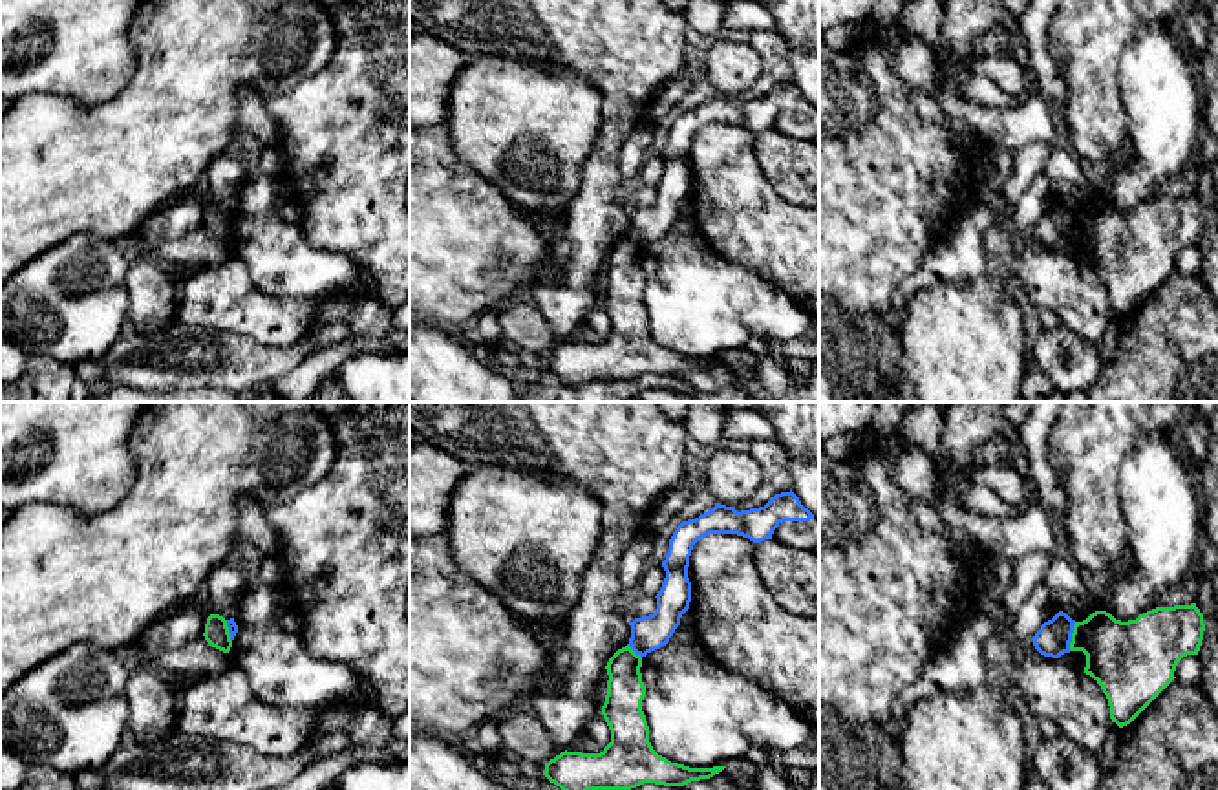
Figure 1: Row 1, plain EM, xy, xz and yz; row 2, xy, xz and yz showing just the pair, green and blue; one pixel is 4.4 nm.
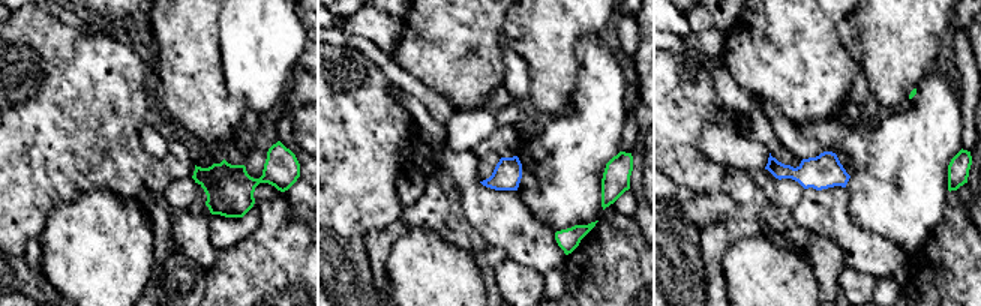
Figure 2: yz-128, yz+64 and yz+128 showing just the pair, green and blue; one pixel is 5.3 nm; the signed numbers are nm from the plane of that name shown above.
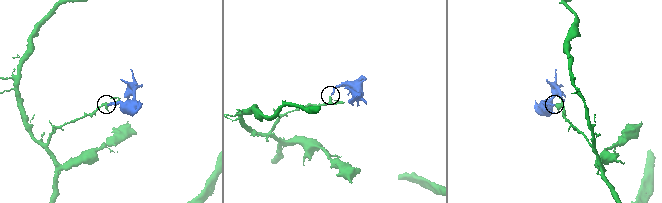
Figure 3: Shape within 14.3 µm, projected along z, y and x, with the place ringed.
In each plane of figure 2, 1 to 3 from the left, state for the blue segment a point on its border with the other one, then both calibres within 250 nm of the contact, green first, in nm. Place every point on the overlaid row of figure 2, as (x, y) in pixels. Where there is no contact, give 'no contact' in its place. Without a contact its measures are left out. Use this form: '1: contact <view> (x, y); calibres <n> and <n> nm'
1: no contact
2: no contact
3: no contact

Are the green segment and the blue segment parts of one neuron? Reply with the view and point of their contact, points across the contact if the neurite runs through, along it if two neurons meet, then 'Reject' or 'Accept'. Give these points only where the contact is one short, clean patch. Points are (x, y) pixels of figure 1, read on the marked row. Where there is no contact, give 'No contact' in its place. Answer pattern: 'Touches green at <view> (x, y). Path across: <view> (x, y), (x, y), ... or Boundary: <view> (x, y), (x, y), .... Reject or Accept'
Touches green at yz (1072, 637). Boundary: yz (1076, 622), (1068, 650). Reject

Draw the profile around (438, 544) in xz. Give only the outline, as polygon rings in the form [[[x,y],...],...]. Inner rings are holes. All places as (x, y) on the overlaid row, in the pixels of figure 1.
[[[444,534],[410,536],[410,726],[459,739],[525,699],[550,677],[550,651],[490,591],[457,569]]]

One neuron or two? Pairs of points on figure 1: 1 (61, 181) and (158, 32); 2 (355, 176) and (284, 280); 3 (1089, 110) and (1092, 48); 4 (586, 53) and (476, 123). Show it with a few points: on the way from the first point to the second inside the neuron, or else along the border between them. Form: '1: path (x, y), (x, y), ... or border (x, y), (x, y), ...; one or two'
1: path (97, 145), (158, 85), (158, 68); one
2: border (299, 225), (315, 245), (350, 256); two
3: path (1092, 96), (1092, 63); one
4: border (516, 61), (549, 72), (573, 72), (598, 88); two

